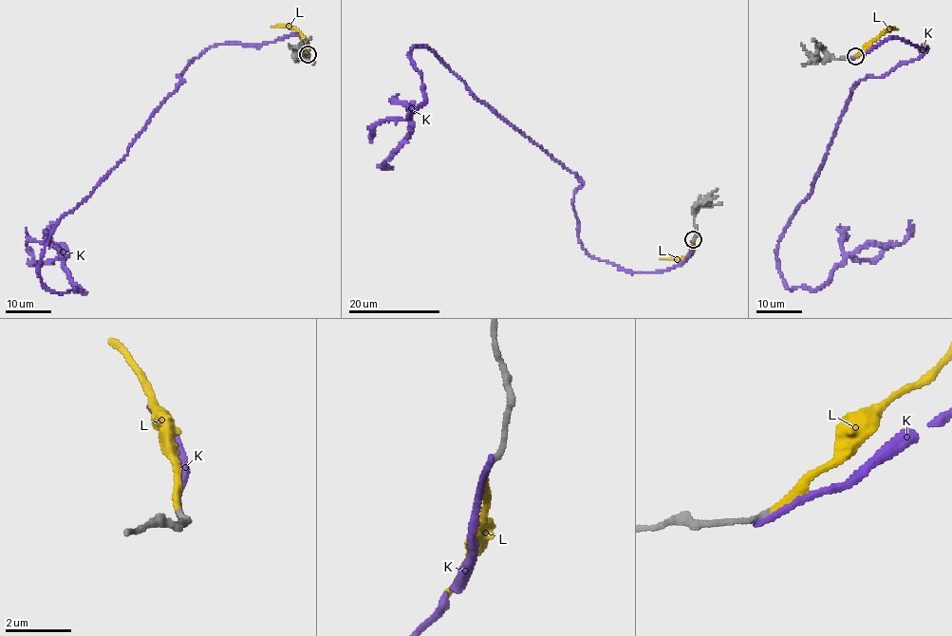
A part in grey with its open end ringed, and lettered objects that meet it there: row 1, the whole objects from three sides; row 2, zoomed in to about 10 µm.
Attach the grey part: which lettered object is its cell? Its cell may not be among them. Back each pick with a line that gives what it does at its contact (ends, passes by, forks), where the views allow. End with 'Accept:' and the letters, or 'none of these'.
L: It ends there
Accept: L

